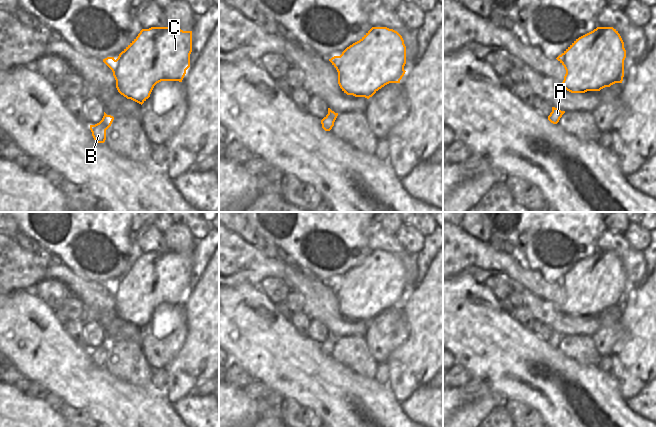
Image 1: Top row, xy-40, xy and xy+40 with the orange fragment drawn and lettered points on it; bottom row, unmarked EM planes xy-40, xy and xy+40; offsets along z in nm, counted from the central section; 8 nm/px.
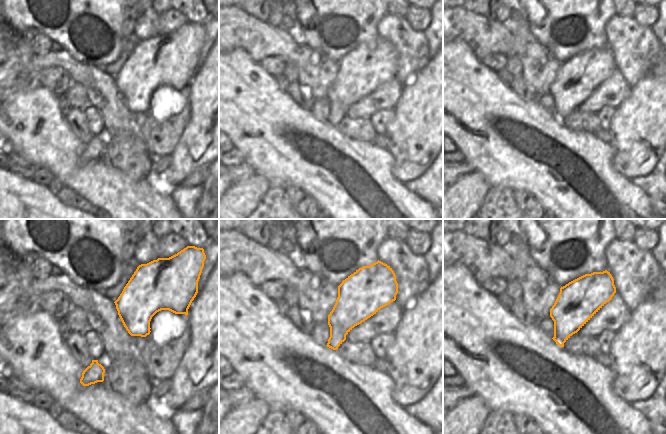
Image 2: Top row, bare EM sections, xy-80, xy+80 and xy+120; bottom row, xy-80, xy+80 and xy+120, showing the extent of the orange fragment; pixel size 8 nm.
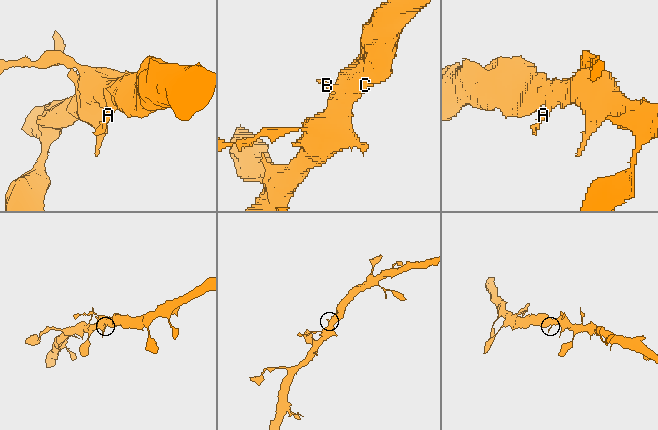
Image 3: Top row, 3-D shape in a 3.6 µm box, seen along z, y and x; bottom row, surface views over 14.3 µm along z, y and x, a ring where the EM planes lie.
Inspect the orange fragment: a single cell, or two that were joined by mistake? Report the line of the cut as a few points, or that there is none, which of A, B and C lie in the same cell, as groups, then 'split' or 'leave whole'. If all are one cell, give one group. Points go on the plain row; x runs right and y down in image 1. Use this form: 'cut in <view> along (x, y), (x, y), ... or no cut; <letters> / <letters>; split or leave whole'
no cut; A B C; leave whole

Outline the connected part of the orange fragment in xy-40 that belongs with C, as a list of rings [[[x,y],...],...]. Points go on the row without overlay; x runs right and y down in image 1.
[[[151,251],[149,253],[142,253],[138,260],[119,278],[118,282],[115,284],[114,281],[107,281],[103,283],[103,286],[112,294],[113,300],[116,304],[116,312],[118,316],[139,328],[143,328],[149,321],[154,312],[154,310],[161,305],[179,305],[182,306],[186,294],[190,291],[190,278],[192,276],[192,255],[183,255],[175,251]]]

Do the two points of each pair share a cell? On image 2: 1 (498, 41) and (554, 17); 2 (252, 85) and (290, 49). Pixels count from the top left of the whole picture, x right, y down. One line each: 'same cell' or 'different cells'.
1: different cells
2: different cells

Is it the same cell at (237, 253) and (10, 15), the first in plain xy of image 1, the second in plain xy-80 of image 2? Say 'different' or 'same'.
different

